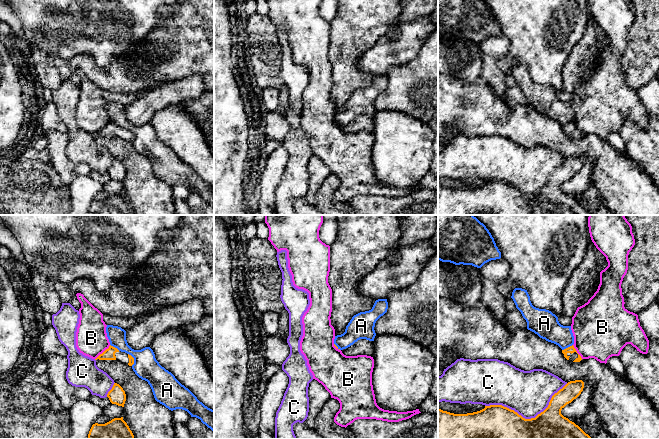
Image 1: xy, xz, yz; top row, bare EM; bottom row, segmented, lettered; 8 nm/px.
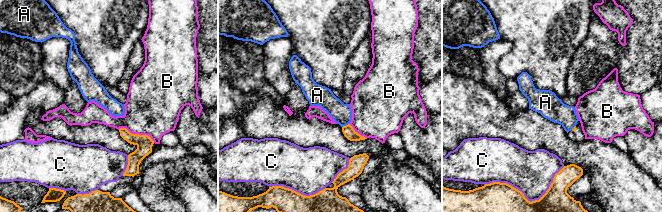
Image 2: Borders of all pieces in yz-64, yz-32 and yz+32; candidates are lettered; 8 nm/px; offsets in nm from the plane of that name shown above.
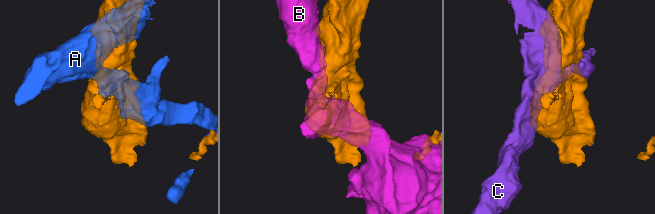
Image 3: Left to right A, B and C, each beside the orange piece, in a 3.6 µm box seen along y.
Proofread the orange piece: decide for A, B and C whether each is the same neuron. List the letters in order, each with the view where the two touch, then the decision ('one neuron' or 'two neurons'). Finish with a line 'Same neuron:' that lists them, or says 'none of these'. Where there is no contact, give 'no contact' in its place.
A: meets orange in yz; two neurons
B: meets orange in xy; two neurons
C: meets orange in yz; two neurons
Same neuron: none of these

